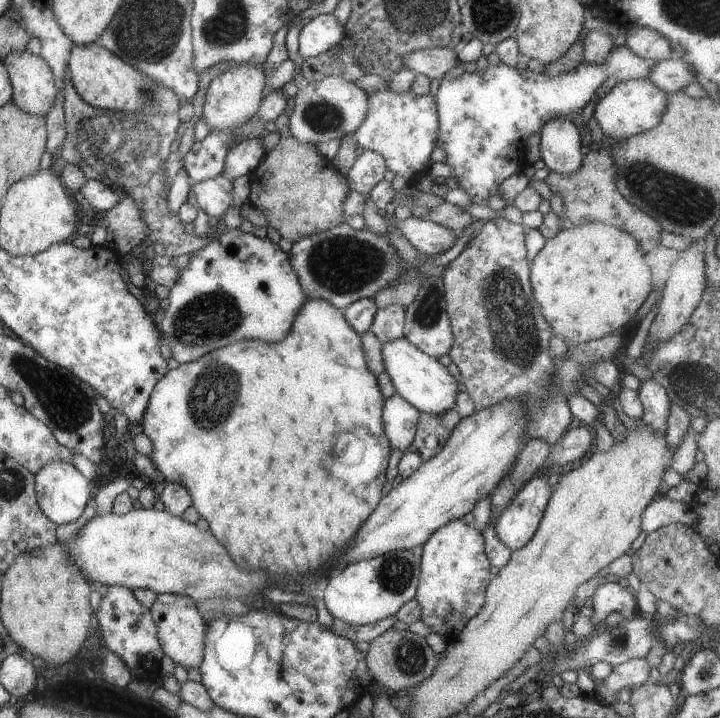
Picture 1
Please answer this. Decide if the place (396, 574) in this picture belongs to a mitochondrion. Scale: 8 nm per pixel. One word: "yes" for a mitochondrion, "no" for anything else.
yes

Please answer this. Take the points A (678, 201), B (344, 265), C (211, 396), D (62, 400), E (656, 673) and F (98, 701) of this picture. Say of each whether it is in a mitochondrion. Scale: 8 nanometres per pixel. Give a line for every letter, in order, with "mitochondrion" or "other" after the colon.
A: mitochondrion
B: mitochondrion
C: mitochondrion
D: mitochondrion
E: other
F: other

